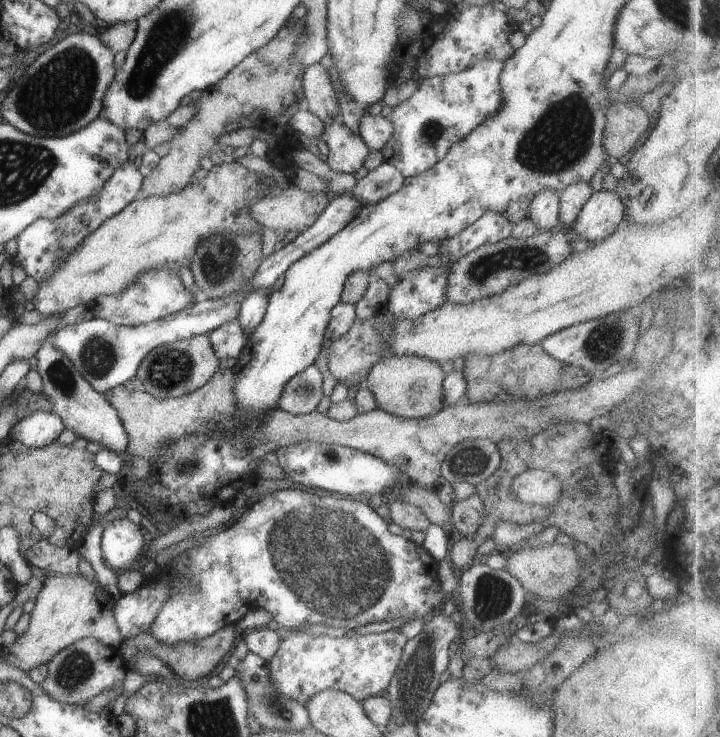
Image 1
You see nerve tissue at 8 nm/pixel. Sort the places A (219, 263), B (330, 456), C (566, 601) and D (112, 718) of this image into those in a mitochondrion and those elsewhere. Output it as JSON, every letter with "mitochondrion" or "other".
{"A":"mitochondrion","B":"mitochondrion","C":"other","D":"other"}

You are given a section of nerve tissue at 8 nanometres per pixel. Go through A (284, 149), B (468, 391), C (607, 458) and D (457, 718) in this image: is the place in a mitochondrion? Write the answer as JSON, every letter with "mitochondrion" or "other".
{"A":"other","B":"other","C":"other","D":"other"}

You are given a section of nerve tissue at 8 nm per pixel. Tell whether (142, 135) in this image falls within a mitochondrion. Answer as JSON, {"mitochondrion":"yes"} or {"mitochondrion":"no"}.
{"mitochondrion":"no"}

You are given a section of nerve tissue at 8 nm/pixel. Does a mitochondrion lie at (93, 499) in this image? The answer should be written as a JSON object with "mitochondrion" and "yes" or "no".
{"mitochondrion":"no"}

